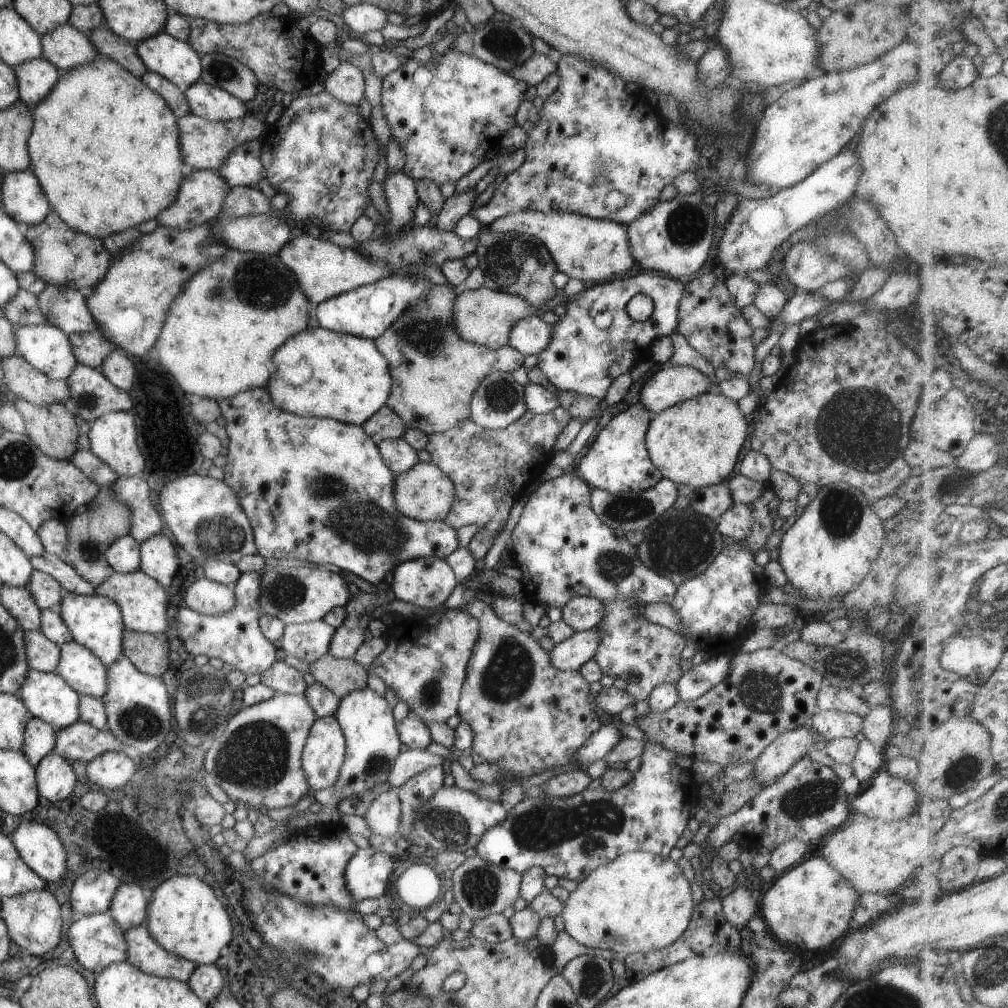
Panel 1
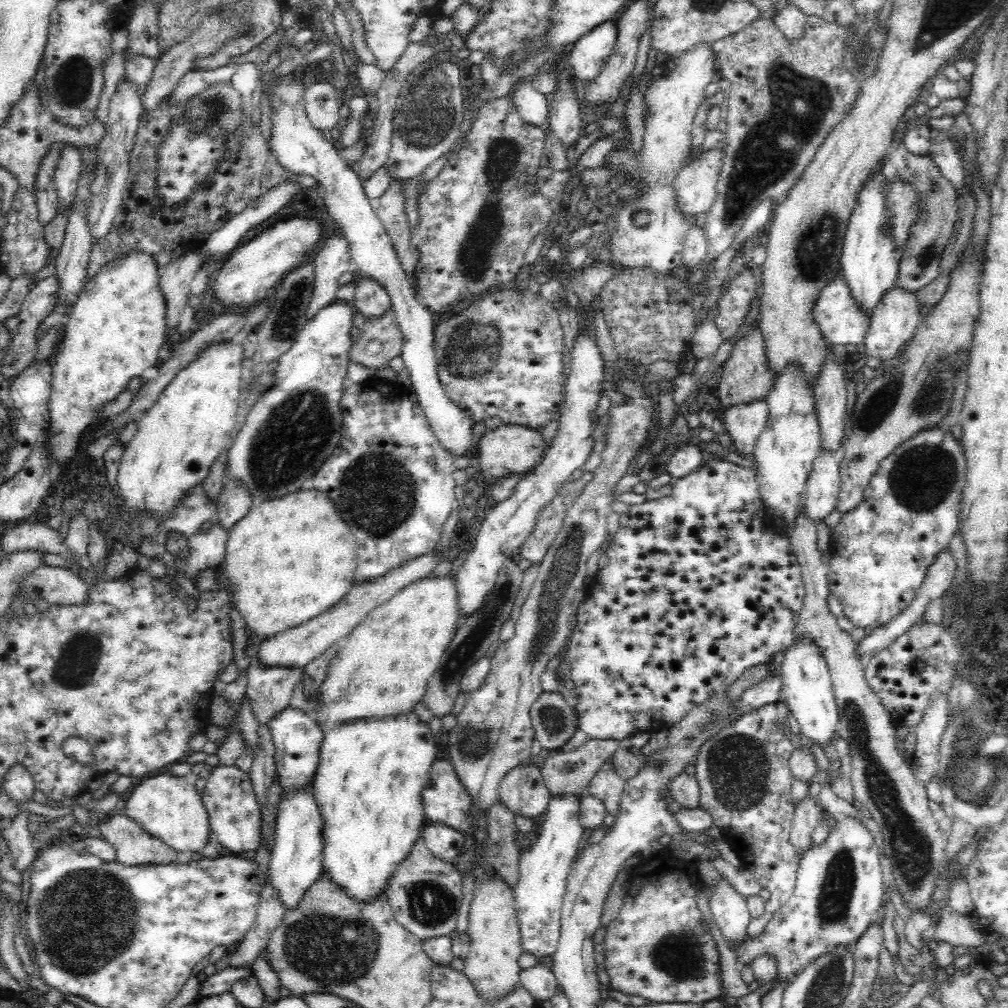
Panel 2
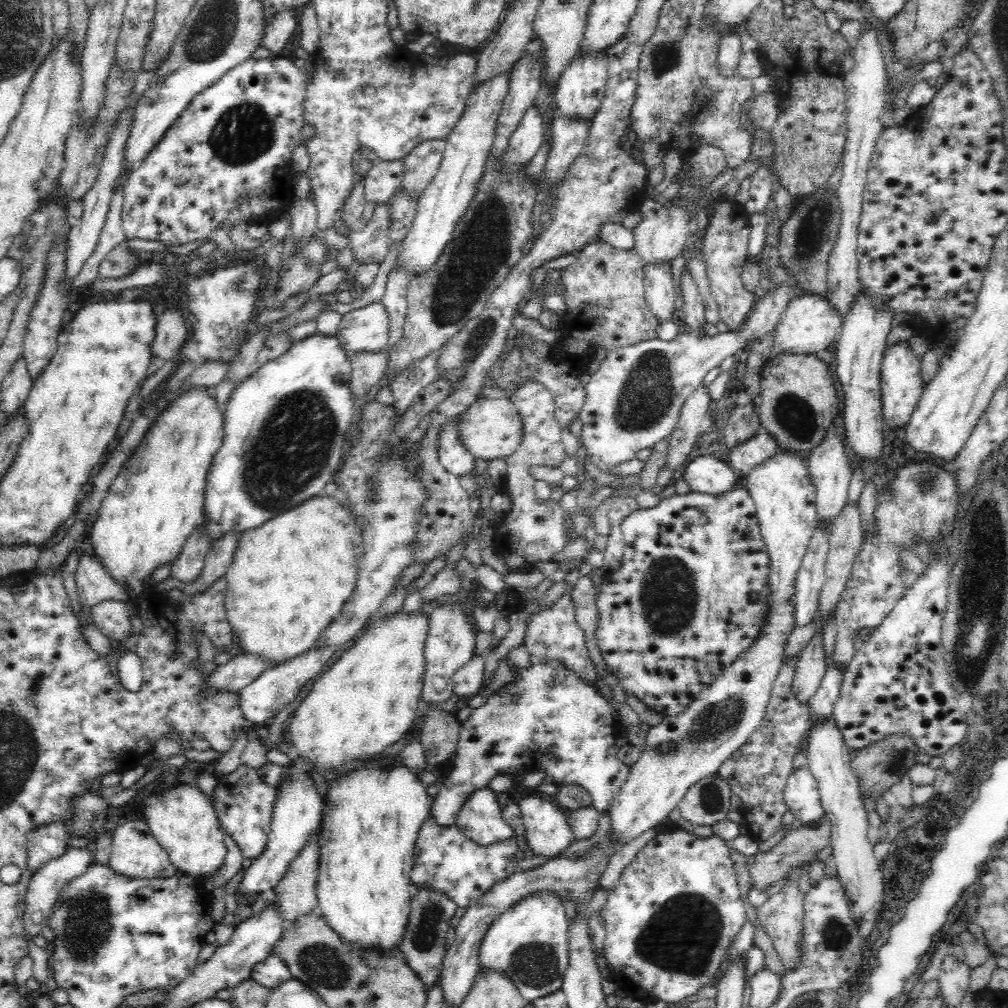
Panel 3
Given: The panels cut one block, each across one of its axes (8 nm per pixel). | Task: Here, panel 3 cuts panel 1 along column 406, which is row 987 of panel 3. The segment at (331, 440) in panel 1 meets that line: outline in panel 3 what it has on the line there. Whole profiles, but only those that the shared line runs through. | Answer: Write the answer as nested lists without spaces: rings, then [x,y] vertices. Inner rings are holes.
[[[538,890],[520,898],[514,906],[510,906],[489,926],[479,950],[479,970],[499,970],[518,987],[520,994],[530,1001],[542,998],[560,990],[564,970],[568,966],[568,918],[564,904],[551,890]]]

